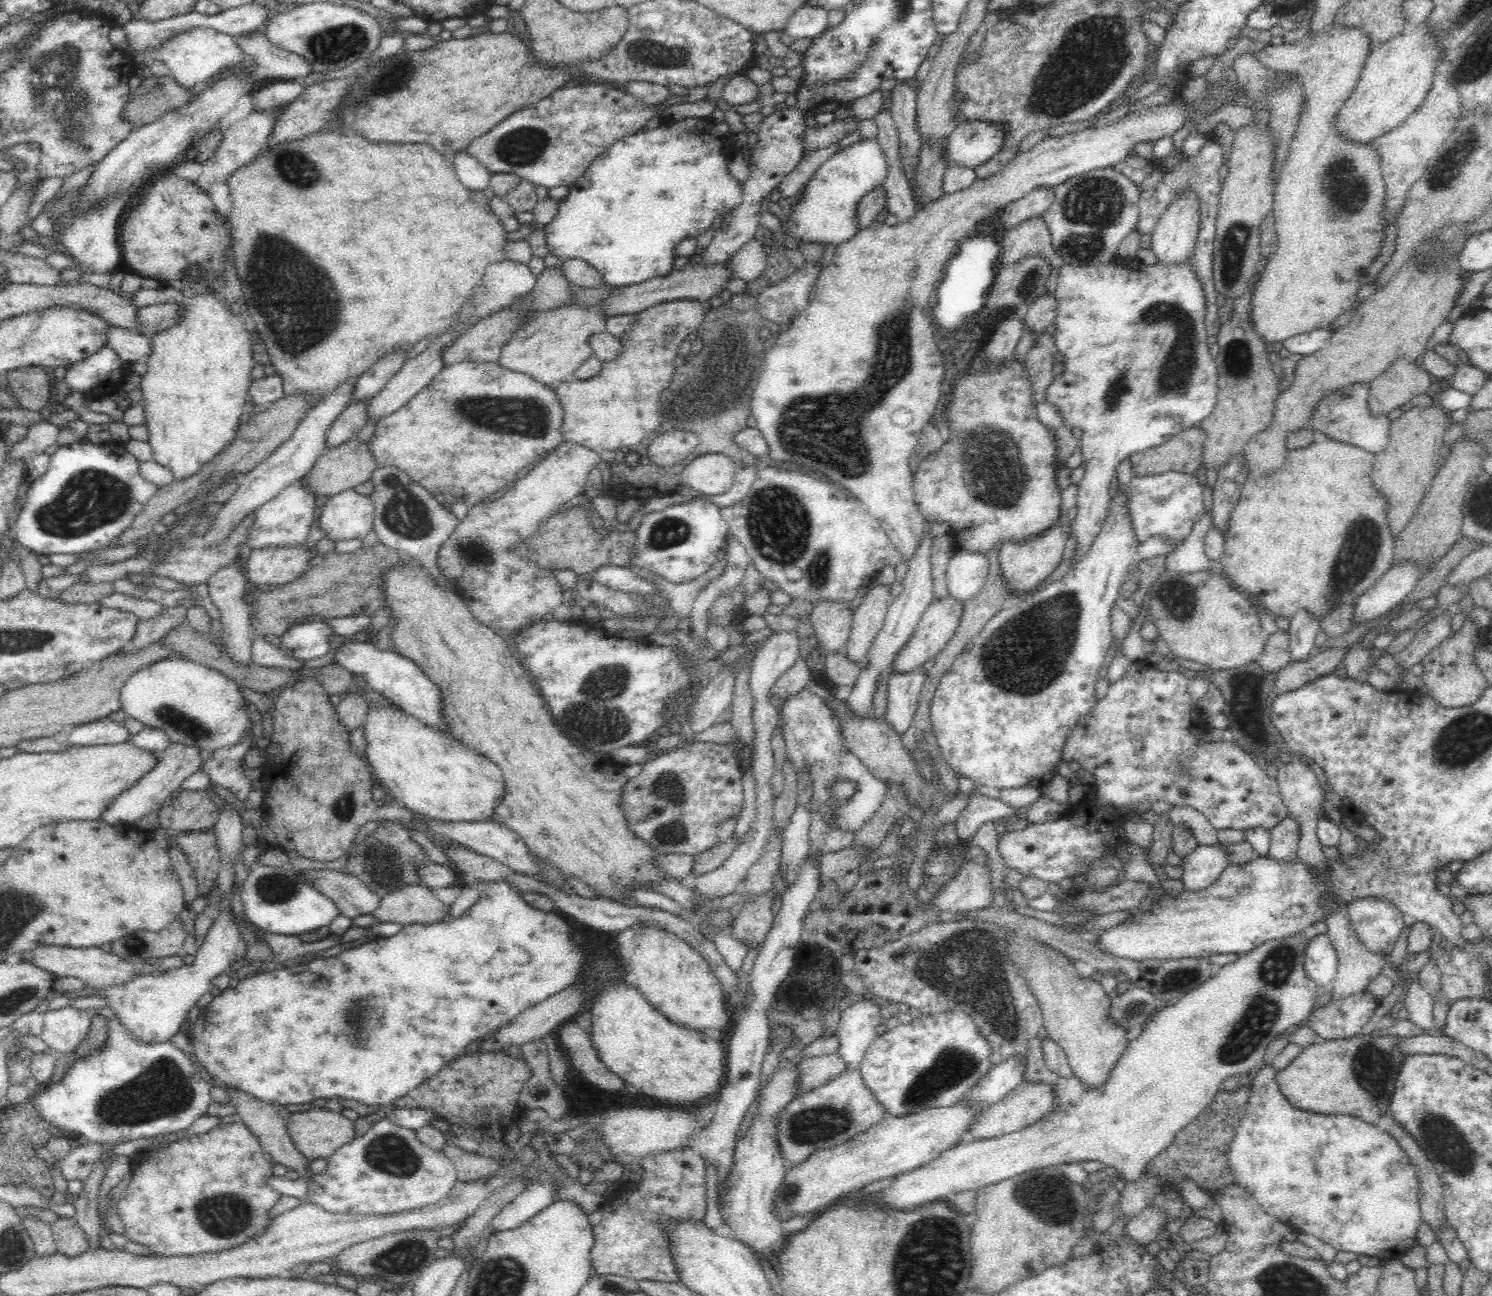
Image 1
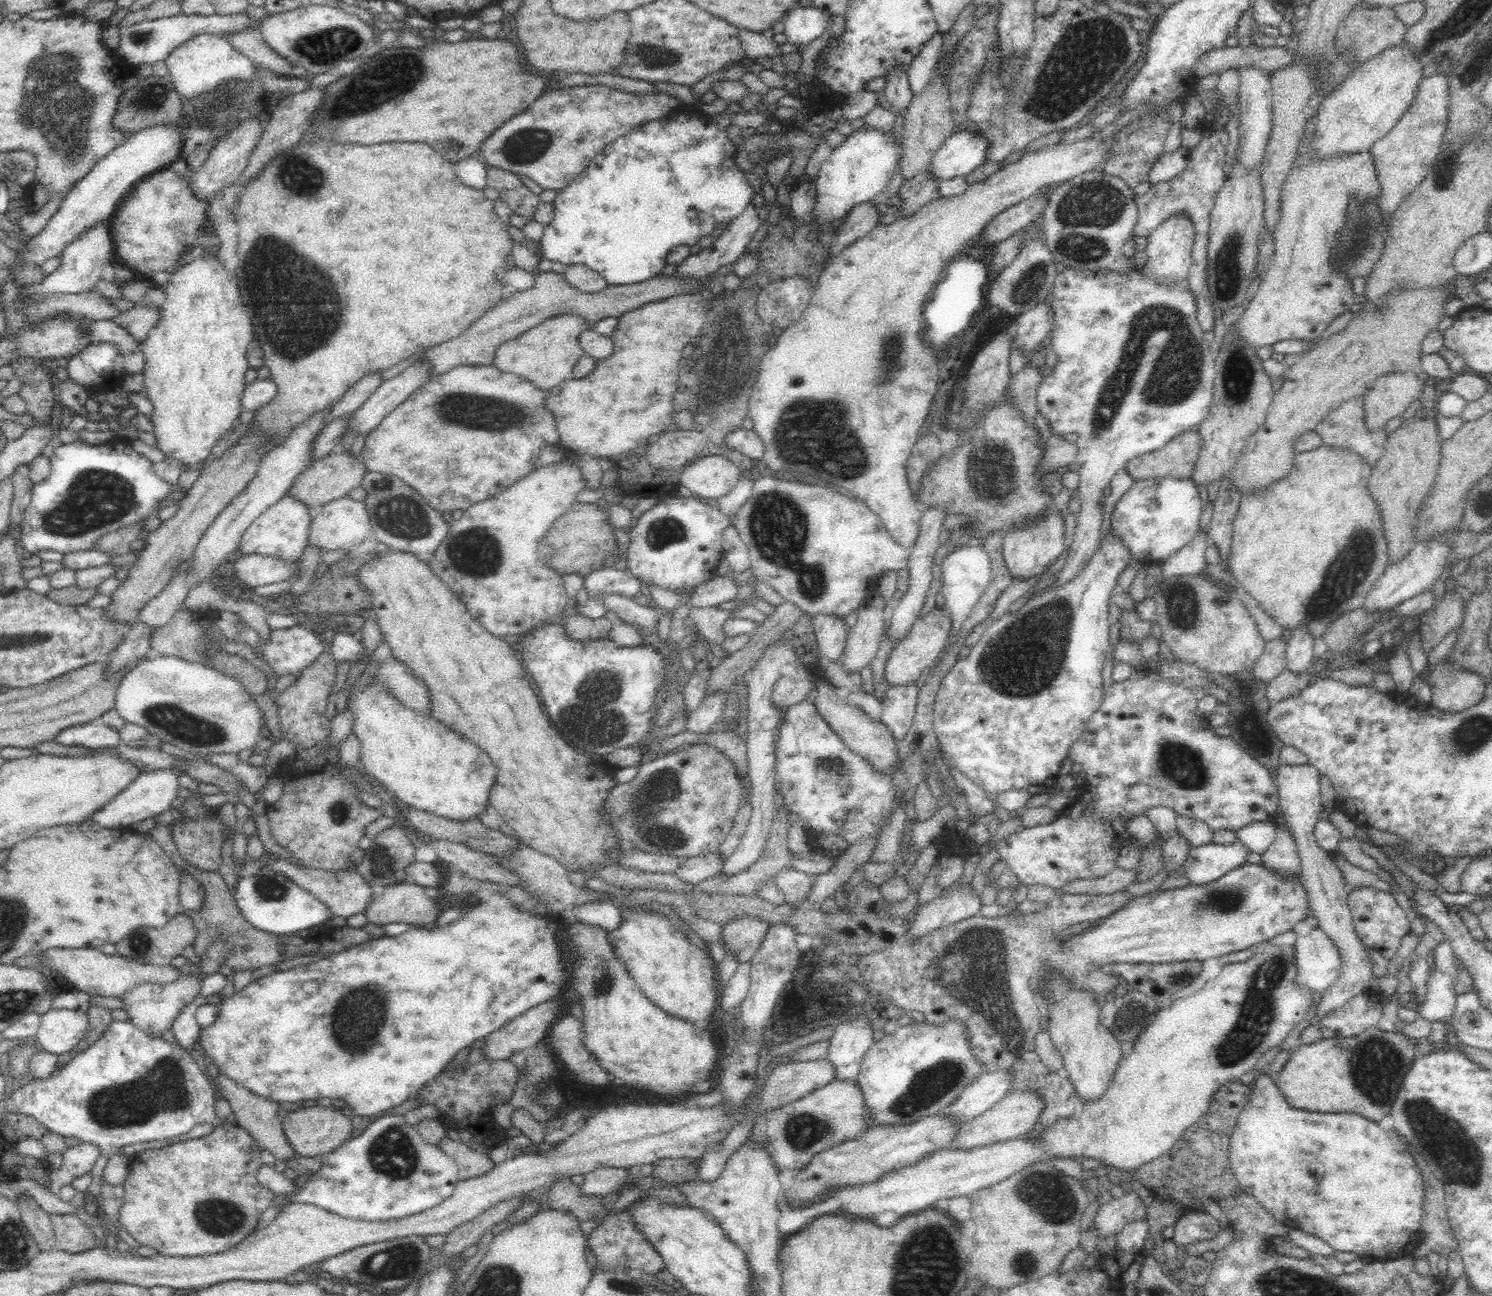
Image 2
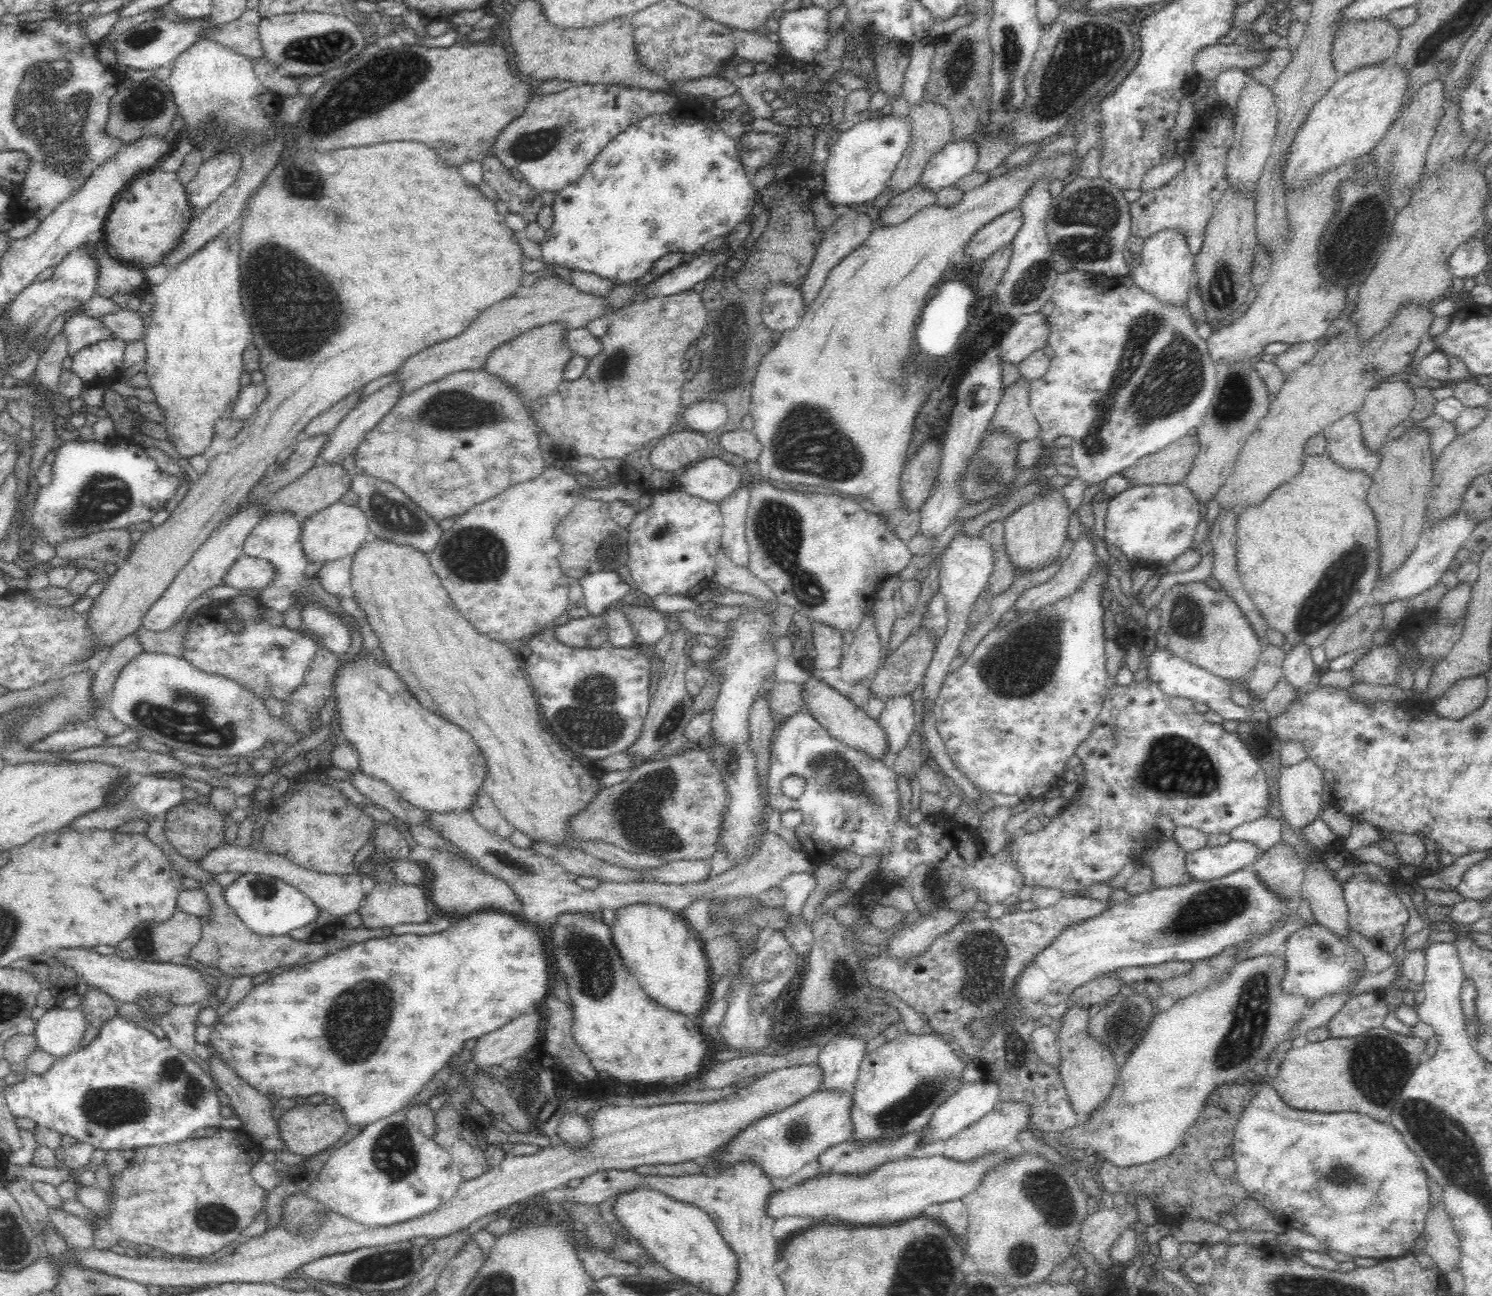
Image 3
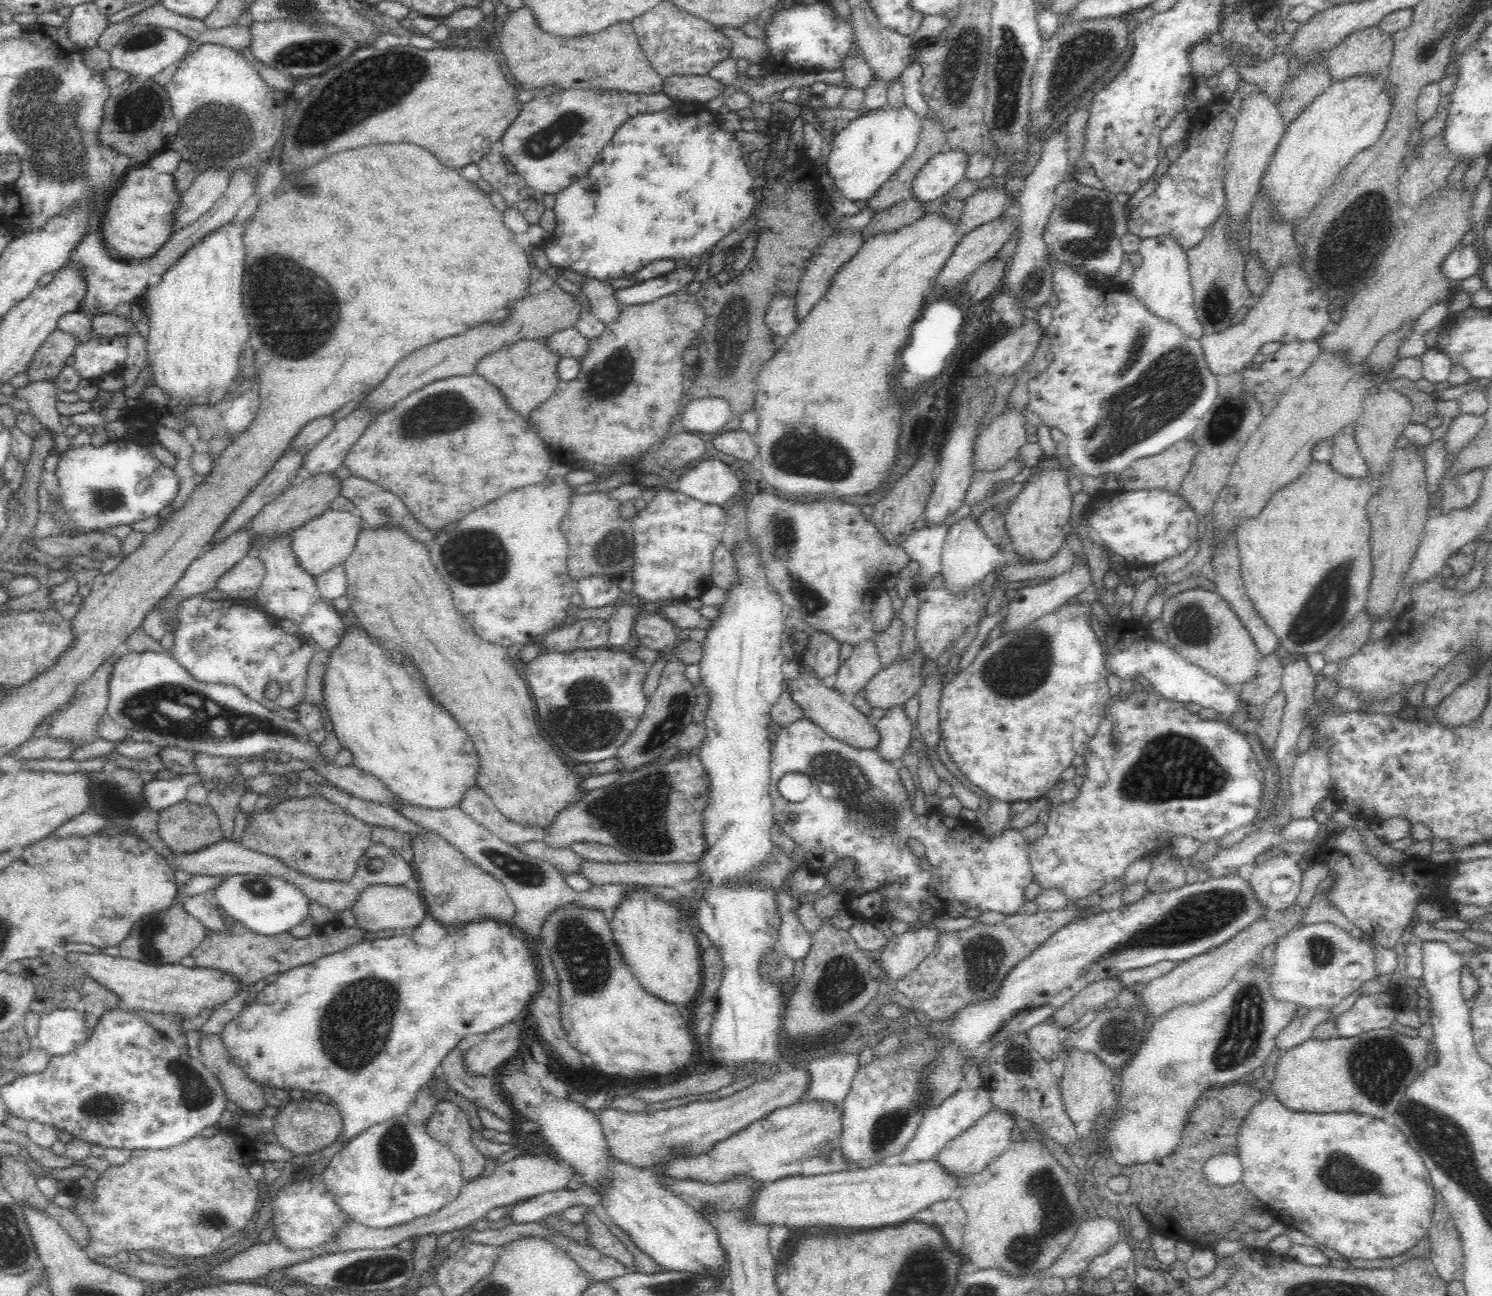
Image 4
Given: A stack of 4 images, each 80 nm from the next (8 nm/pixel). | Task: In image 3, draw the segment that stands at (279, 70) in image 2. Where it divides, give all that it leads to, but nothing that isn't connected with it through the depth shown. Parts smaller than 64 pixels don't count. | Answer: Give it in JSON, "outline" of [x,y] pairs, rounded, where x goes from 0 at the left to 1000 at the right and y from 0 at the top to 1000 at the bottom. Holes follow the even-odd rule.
{"outline":[[[166,7],[160,15],[137,23],[133,29],[140,29],[168,45],[176,45],[173,19],[176,13],[170,7]]]}

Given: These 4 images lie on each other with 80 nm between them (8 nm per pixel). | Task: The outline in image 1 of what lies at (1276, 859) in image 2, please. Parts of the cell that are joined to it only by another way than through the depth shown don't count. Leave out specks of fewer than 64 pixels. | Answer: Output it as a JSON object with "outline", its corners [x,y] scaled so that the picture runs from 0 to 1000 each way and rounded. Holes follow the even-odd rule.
{"outline":[[[863,631],[857,634],[851,642],[852,650],[849,660],[857,664],[866,664],[869,661],[870,649],[871,648],[871,636]]]}

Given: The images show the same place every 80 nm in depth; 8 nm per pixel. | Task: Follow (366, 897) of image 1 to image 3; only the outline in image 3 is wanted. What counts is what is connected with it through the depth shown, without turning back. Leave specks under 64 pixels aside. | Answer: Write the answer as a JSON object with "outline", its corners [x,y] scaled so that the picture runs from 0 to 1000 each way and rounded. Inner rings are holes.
{"outline":[[[157,650],[145,653],[135,664],[131,666],[135,671],[139,672],[139,674],[142,674],[142,675],[160,673],[164,674],[177,674],[186,677],[205,690],[213,701],[218,702],[218,704],[221,704],[226,709],[231,705],[239,704],[245,691],[243,686],[243,677],[239,674],[235,675],[215,674],[202,670],[202,668],[194,665],[192,662],[187,659],[180,658],[167,654],[161,654],[157,652]]]}

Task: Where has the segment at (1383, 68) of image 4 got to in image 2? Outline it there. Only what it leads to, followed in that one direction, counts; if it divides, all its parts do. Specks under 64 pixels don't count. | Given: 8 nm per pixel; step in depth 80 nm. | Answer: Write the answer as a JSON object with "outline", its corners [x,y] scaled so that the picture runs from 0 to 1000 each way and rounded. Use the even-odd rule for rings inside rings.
{"outline":[[[912,2],[908,3],[901,10],[899,17],[895,26],[895,39],[903,39],[907,37],[910,49],[914,49],[932,37],[940,32],[942,26],[942,19],[935,13],[934,5],[912,5]]]}

